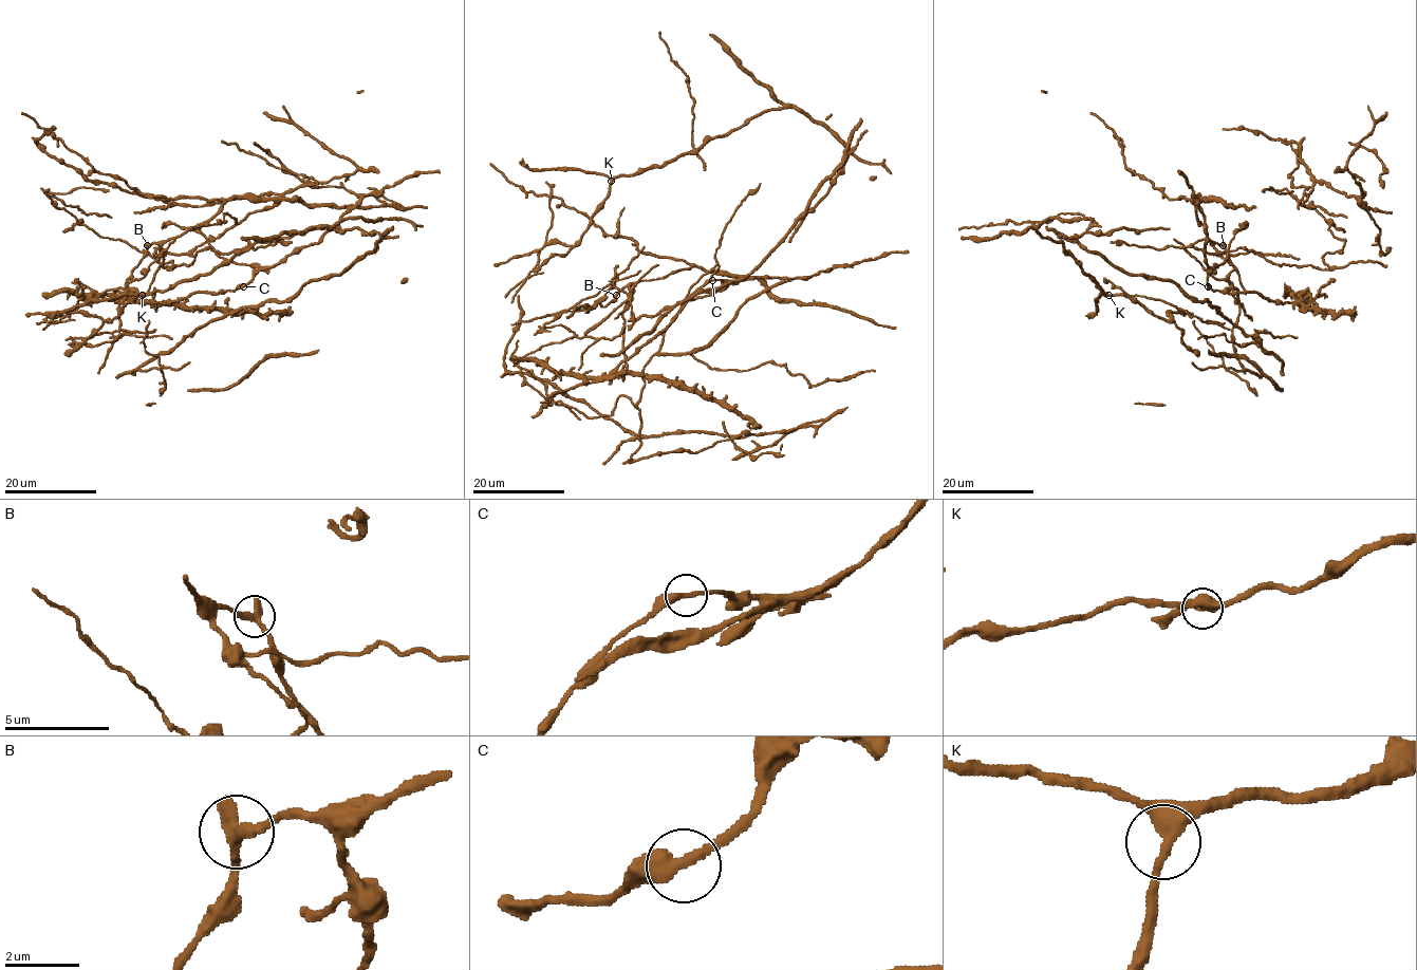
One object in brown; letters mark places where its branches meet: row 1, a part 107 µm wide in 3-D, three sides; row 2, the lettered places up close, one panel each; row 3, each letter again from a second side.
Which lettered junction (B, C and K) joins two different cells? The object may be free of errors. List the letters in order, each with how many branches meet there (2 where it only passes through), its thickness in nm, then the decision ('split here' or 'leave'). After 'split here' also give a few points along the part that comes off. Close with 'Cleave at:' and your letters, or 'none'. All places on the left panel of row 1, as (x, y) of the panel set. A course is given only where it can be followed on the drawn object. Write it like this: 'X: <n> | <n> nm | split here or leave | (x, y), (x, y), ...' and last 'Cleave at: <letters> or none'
B: 2 | 360 nm | split here
C: 2 | 360 nm | leave
K: 2 | 400 nm | leave
Cleave at: B

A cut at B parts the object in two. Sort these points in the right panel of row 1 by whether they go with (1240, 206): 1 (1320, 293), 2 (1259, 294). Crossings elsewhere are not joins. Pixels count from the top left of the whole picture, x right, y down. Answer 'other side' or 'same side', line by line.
1: same side
2: same side

